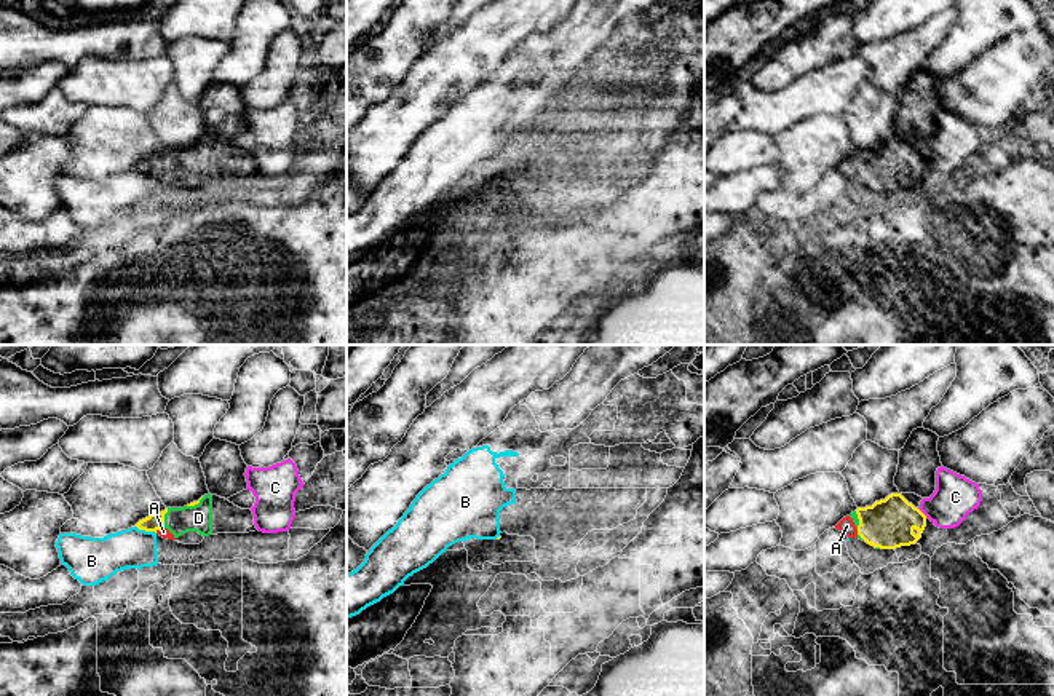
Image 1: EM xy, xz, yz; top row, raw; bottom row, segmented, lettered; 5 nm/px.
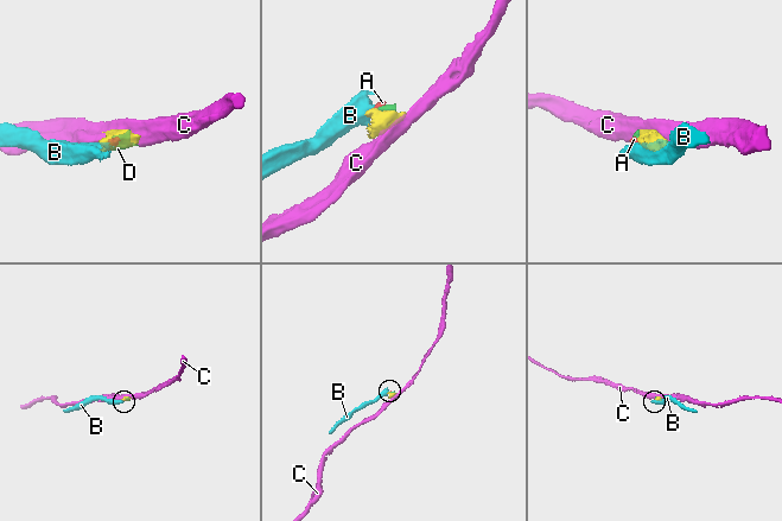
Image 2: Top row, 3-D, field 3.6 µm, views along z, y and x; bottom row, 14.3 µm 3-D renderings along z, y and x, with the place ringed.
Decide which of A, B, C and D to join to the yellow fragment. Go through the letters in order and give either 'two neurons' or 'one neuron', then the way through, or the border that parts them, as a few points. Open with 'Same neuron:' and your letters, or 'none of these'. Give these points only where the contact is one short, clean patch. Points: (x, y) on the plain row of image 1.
Same neuron: A, D
A: one neuron
B: two neurons; border xy (136, 168), (152, 174)
C: two neurons
D: one neuron

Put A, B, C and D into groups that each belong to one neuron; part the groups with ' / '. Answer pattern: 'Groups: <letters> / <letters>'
Groups: A D / B / C

